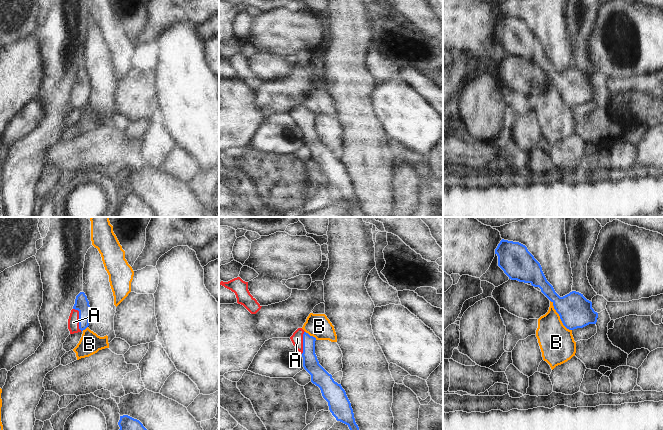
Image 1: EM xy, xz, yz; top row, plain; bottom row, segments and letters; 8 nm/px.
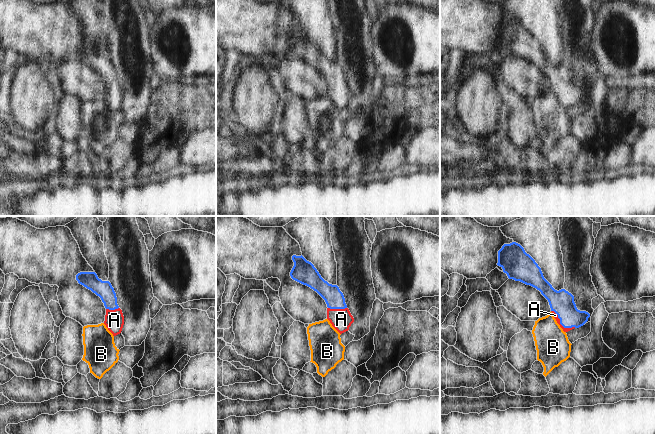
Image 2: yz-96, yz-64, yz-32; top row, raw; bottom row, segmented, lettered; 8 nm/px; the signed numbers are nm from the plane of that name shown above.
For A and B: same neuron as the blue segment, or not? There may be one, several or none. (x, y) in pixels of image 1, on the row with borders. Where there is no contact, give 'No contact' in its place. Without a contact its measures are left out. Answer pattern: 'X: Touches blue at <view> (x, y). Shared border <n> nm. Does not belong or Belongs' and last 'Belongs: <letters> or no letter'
A: Touches blue at xy (79, 318). Shared border 200 nm. Belongs
B: Touches blue at yz (559, 315). Shared border 300 nm. Does not belong
Belongs: A

